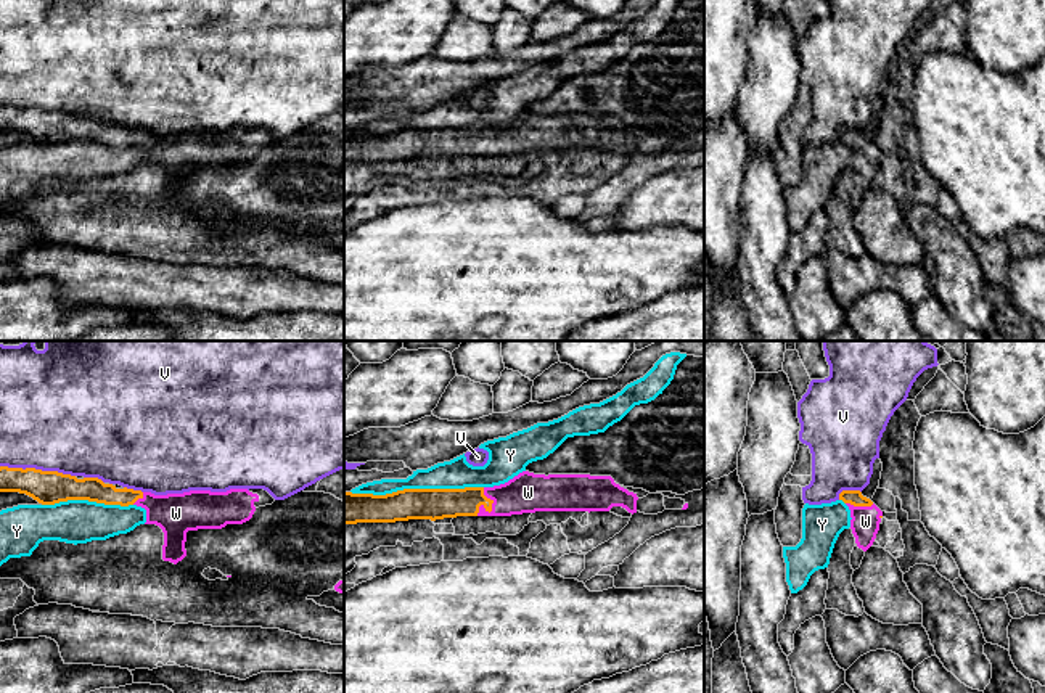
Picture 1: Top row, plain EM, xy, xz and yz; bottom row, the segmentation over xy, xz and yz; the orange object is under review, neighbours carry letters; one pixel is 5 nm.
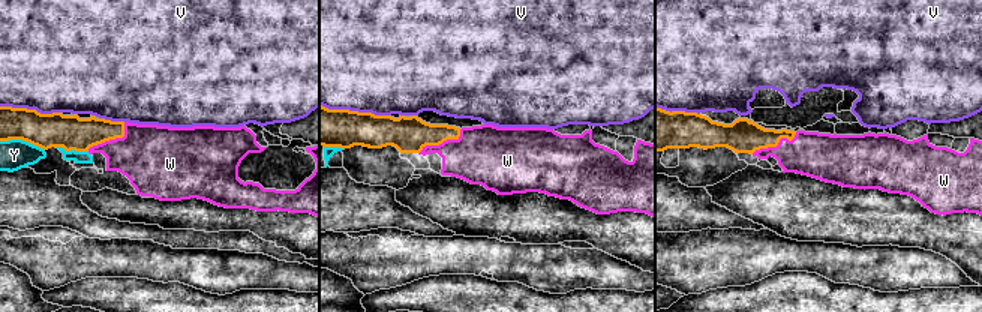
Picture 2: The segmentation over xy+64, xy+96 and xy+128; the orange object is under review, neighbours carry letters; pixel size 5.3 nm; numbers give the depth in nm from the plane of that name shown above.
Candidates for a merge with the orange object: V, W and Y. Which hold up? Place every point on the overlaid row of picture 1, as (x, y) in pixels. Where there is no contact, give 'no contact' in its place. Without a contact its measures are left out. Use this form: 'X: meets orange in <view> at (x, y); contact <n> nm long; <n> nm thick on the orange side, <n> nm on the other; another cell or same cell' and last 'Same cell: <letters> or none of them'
V: meets orange in xy at (37, 470); contact 380 nm long; 170 nm thick on the orange side, 480 nm on the other; another cell
W: meets orange in xz at (491, 508); contact 150 nm long; 150 nm thick on the orange side, 200 nm on the other; same cell
Y: meets orange in xz at (417, 489); contact 650 nm long; 160 nm thick on the orange side, 150 nm on the other; another cell
Same cell: W

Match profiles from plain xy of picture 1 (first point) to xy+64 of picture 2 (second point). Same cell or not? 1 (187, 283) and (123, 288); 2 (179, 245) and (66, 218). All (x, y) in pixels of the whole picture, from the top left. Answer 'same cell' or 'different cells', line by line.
1: different cells
2: same cell

